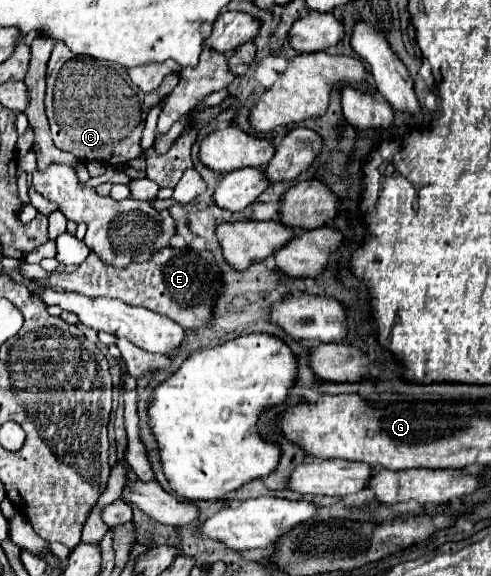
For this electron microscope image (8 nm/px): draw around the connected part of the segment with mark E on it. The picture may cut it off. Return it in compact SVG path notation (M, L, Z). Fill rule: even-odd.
M190 247L160 249L150 261L132 263L126 269L114 269L98 261L98 257L90 253L90 257L82 265L78 265L78 269L72 273L60 273L60 275L46 273L42 271L40 265L28 265L28 263L24 263L20 271L24 273L24 277L38 279L44 285L48 281L50 289L58 293L82 293L86 297L114 297L122 299L128 305L154 309L156 313L174 319L184 329L200 329L202 325L210 325L210 321L214 319L216 299L224 287L222 271L212 251L194 251Z

